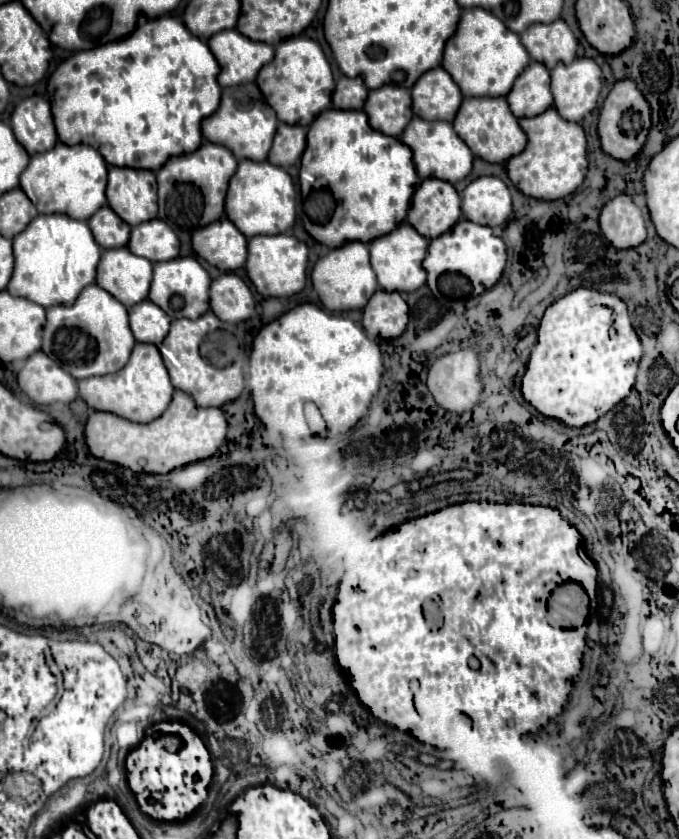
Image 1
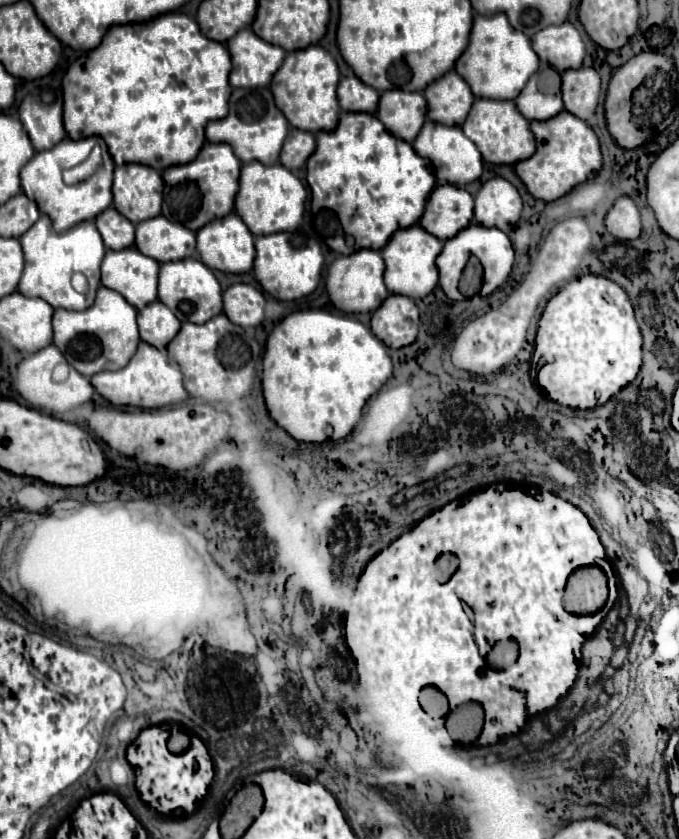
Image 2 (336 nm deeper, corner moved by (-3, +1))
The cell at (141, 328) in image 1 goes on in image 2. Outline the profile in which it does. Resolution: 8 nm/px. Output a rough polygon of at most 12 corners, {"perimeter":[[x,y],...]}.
{"perimeter":[[159,300],[137,312],[141,340],[161,352],[179,318]]}

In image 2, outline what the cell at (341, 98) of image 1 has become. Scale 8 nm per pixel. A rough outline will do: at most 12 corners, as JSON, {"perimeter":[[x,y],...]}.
{"perimeter":[[357,76],[339,82],[345,112],[375,112],[379,92]]}

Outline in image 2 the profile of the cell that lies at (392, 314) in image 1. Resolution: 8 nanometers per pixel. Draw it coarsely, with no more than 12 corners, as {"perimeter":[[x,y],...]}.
{"perimeter":[[391,294],[373,312],[371,330],[387,348],[413,344],[419,310]]}

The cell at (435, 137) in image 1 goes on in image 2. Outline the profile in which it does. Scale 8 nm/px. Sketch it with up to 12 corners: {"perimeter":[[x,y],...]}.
{"perimeter":[[427,120],[413,148],[439,182],[465,186],[483,172],[461,128]]}

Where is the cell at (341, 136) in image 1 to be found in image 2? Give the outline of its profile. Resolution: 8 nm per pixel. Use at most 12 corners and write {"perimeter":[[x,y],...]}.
{"perimeter":[[343,112],[307,160],[335,252],[419,222],[431,162],[375,114]]}

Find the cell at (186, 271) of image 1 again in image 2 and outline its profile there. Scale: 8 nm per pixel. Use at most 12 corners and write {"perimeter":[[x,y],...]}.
{"perimeter":[[201,260],[159,268],[159,300],[181,322],[223,312],[221,286]]}

